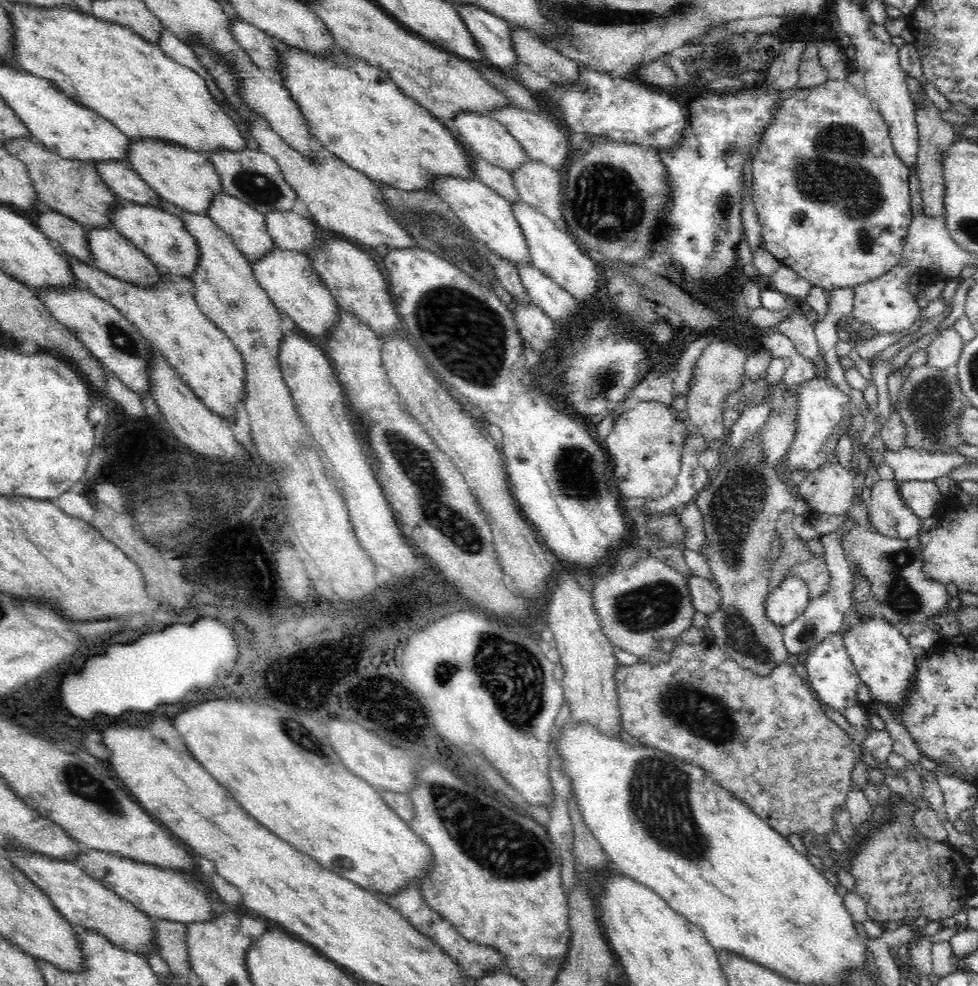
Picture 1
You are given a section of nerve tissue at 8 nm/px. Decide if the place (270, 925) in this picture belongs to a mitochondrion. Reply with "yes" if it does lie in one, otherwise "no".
no

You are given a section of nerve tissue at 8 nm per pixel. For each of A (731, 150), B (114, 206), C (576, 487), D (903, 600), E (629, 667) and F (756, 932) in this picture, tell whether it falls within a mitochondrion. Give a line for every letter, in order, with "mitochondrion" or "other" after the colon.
A: mitochondrion
B: other
C: mitochondrion
D: mitochondrion
E: other
F: other

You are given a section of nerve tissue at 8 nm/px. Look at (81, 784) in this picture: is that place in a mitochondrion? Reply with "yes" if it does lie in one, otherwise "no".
yes

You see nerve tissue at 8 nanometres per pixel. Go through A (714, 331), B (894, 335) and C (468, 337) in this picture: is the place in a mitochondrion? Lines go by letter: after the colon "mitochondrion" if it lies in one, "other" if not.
A: other
B: other
C: mitochondrion

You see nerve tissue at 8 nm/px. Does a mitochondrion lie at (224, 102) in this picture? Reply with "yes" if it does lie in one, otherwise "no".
no

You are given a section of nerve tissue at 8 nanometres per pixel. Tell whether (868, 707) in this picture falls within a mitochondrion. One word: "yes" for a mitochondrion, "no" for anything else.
no

